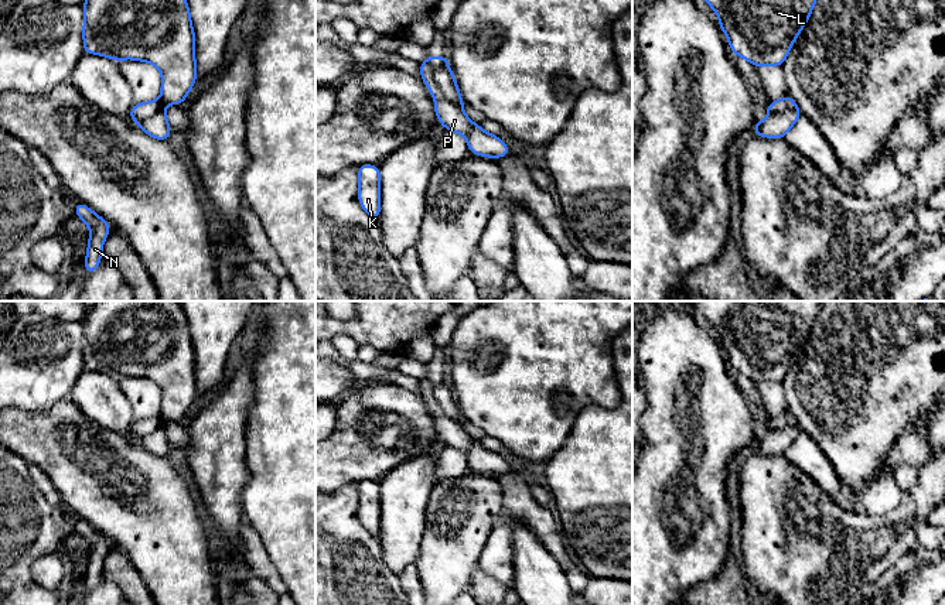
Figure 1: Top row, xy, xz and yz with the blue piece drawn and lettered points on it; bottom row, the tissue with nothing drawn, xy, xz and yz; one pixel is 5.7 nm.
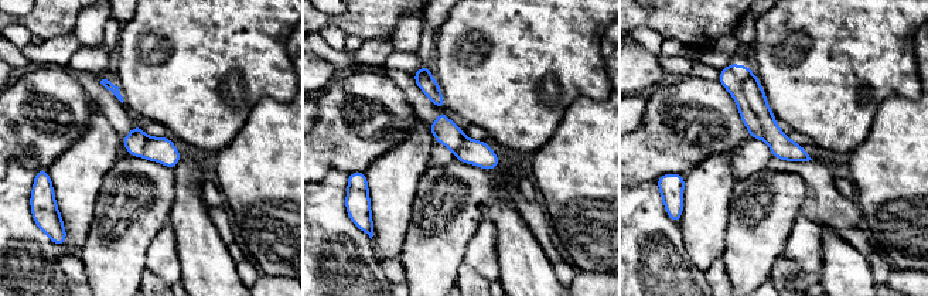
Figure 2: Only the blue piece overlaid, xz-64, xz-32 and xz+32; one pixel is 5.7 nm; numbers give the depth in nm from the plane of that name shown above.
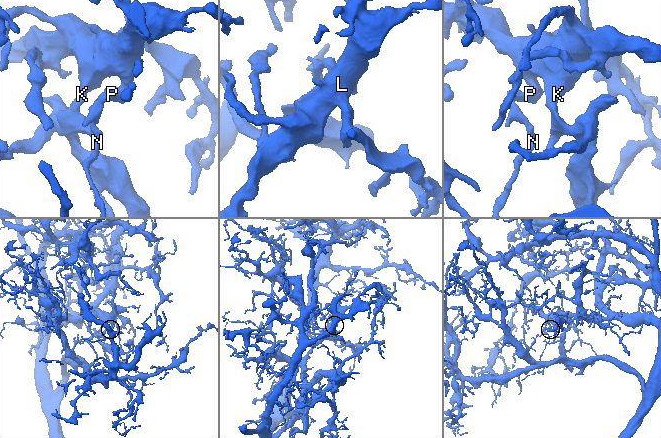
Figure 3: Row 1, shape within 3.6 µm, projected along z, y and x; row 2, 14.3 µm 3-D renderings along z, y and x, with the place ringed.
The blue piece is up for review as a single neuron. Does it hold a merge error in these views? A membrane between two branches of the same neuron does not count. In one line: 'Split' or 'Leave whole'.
Split

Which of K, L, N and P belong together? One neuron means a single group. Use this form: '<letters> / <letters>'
K L / N P

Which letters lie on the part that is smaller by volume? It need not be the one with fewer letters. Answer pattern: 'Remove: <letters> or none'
Remove: N, P

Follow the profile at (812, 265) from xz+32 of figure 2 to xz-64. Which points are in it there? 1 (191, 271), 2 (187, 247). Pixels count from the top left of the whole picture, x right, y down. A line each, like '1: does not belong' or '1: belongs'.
1: does not belong
2: does not belong

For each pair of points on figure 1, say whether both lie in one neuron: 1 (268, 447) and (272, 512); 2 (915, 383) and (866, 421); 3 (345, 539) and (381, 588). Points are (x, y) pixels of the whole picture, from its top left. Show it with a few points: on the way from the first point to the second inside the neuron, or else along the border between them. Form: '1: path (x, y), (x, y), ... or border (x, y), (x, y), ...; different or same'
1: path (272, 462), (272, 496); same
2: path (903, 385), (879, 409); same
3: path (345, 551), (368, 576); same

